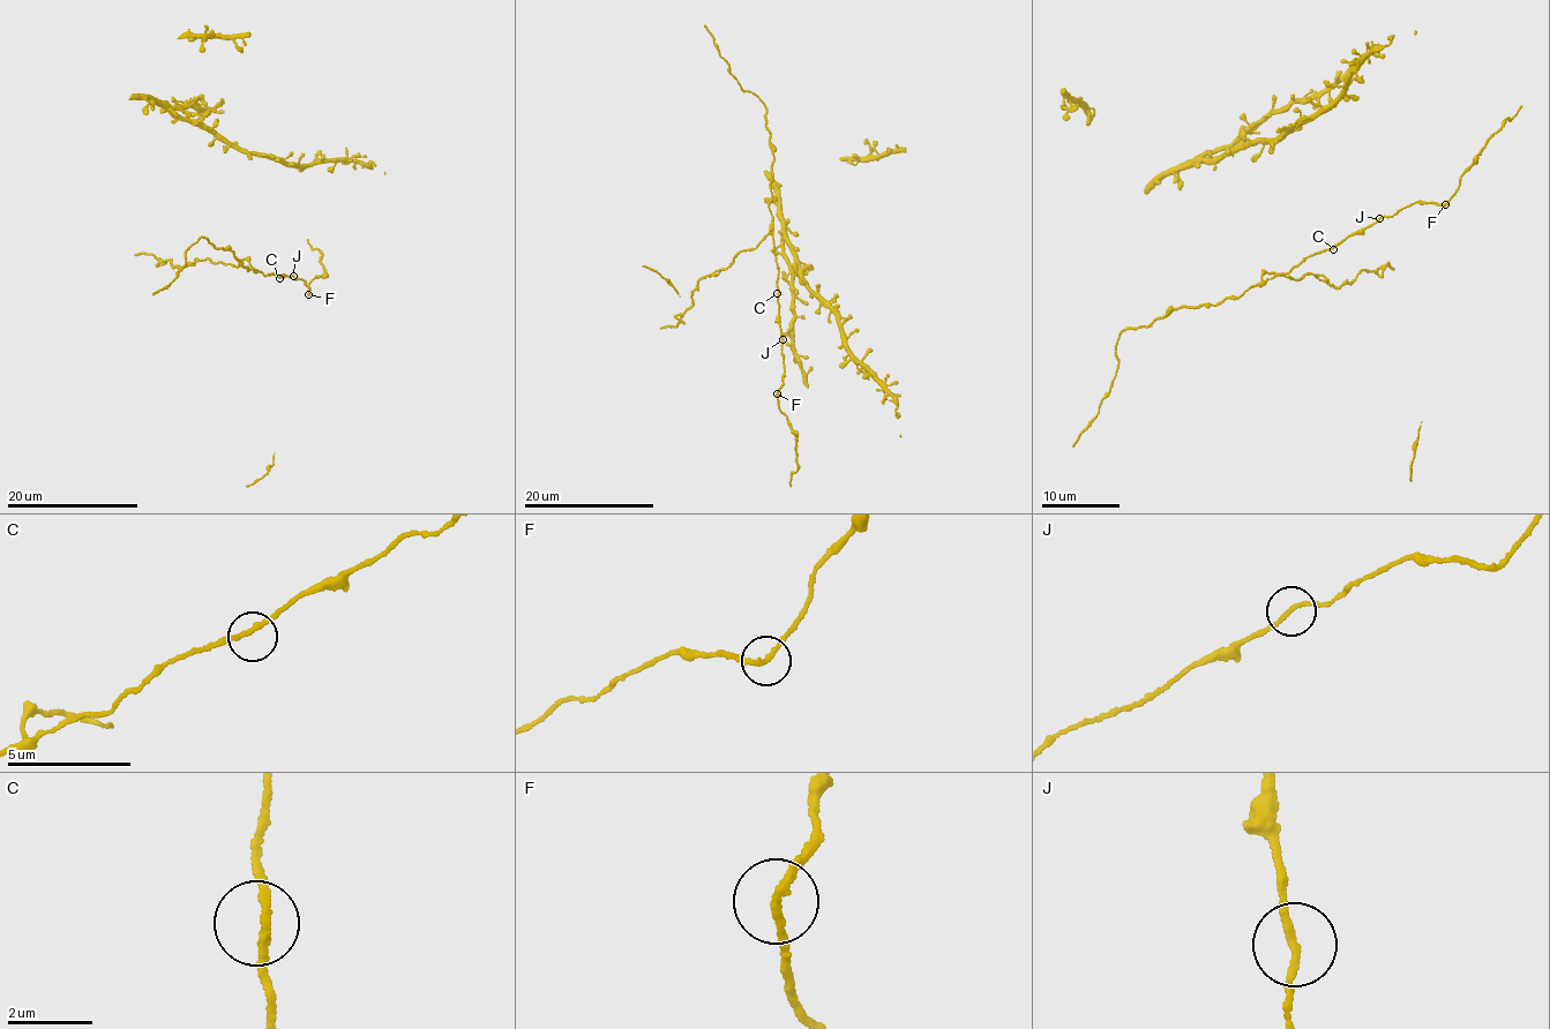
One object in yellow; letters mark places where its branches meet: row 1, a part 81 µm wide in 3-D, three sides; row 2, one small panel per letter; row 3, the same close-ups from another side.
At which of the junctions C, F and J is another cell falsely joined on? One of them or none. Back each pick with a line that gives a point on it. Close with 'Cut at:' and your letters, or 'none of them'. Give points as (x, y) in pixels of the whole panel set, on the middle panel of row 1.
Cut at: none of them

